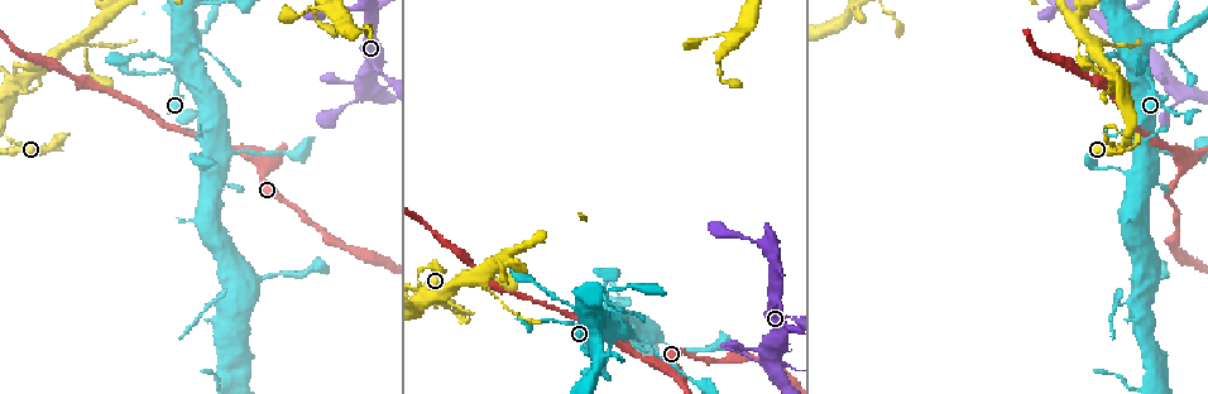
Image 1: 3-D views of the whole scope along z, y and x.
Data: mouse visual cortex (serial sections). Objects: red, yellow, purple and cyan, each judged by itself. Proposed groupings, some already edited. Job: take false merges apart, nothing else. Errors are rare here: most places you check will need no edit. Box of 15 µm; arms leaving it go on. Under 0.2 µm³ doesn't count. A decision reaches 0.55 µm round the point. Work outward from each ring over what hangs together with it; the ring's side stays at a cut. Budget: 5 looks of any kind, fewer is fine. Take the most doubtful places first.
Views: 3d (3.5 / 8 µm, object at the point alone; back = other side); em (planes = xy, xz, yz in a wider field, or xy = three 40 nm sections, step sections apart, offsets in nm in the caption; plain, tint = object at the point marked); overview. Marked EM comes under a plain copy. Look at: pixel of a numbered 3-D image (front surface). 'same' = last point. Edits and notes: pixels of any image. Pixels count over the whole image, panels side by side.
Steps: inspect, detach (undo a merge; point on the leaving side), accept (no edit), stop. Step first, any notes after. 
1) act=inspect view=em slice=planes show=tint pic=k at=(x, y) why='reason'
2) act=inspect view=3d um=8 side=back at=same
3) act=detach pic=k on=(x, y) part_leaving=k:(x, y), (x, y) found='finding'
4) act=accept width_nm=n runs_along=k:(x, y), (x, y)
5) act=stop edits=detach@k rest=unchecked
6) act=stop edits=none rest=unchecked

act=inspect view=3d um=8 pic=1 at=(216, 149) why='thin arm on a thick one'

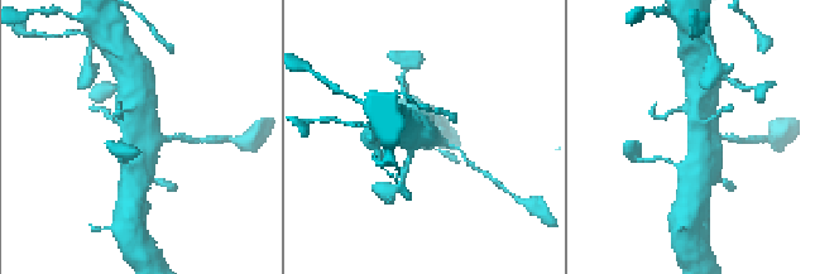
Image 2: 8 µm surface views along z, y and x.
act=inspect view=3d um=3.5 pic=2 at=(145, 135) why='zoom in'

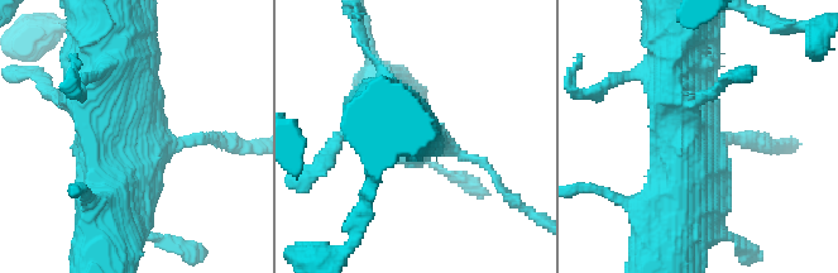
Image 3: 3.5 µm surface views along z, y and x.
act=inspect view=em slice=xy step=5 show=tint pic=3 at=(130, 128) why='now the EM'

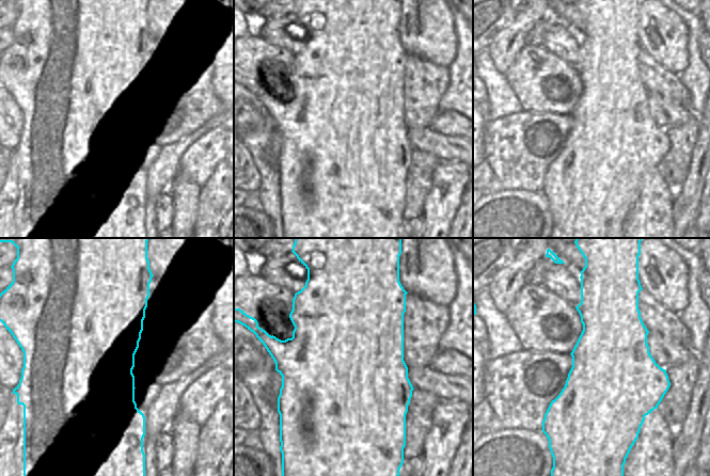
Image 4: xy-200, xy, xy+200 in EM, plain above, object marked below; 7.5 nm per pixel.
act=accept runs_along=3:(680, 32), (688, 168), (674, 202) found='continuous, no second cell'

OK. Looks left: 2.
act=inspect view=3d um=8 pic=1 at=(1112, 6) why='sharp bend'

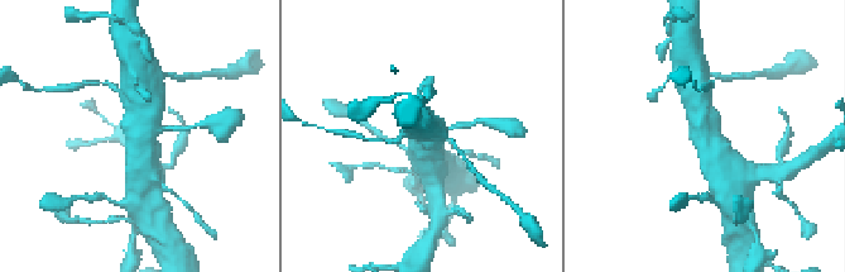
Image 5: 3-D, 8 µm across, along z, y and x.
act=inspect view=em slice=xy step=5 show=tint pic=5 at=(705, 133) why='need the tissue'

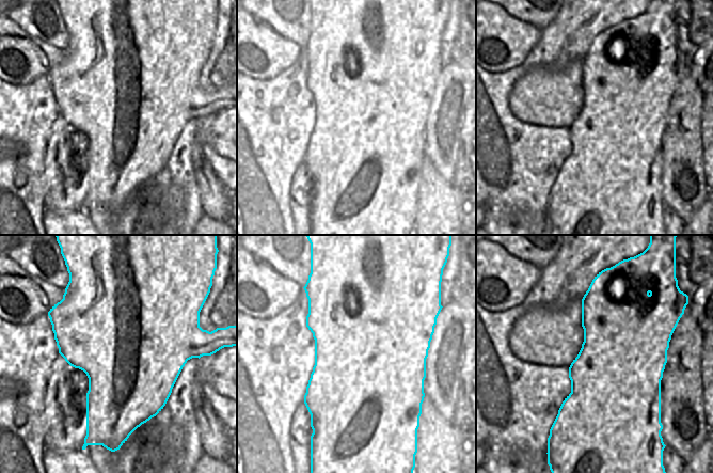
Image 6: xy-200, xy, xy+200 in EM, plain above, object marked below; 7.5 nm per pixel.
act=accept runs_along=5:(143, 168), (144, 134), (179, 129) found='continuous, no second cell'

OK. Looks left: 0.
act=stop edits=none rest=unchecked

